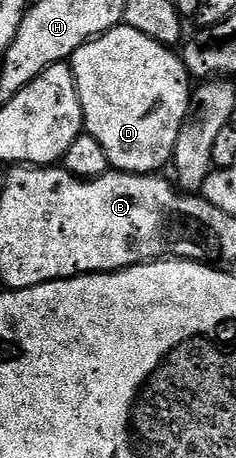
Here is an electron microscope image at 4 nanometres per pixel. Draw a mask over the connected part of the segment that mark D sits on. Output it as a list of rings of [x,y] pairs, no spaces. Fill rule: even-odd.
[[[121,25],[111,27],[105,35],[98,35],[95,39],[90,39],[87,43],[82,44],[72,55],[70,66],[74,73],[74,81],[76,82],[82,113],[84,114],[84,131],[92,135],[94,141],[98,141],[98,145],[102,145],[102,149],[106,151],[109,164],[117,171],[129,171],[135,175],[150,175],[159,172],[161,170],[159,167],[167,168],[172,161],[178,133],[182,129],[184,118],[188,115],[188,100],[190,98],[188,83],[190,84],[190,76],[188,70],[184,68],[183,58],[173,48],[163,47],[158,41],[146,37],[146,33],[138,33],[138,29],[130,29]]]

